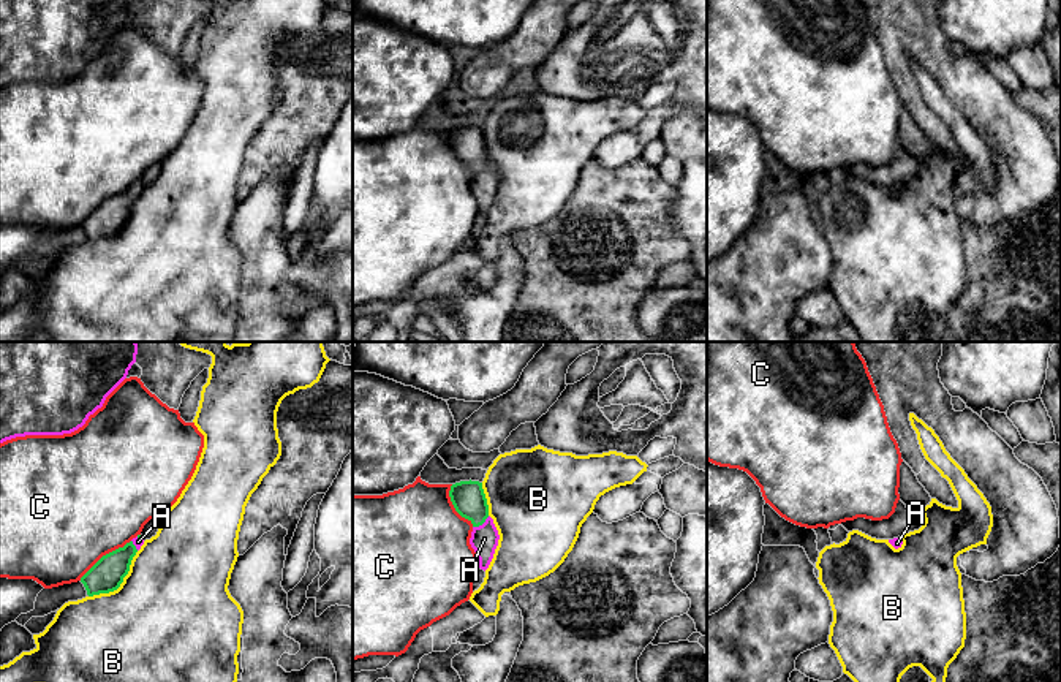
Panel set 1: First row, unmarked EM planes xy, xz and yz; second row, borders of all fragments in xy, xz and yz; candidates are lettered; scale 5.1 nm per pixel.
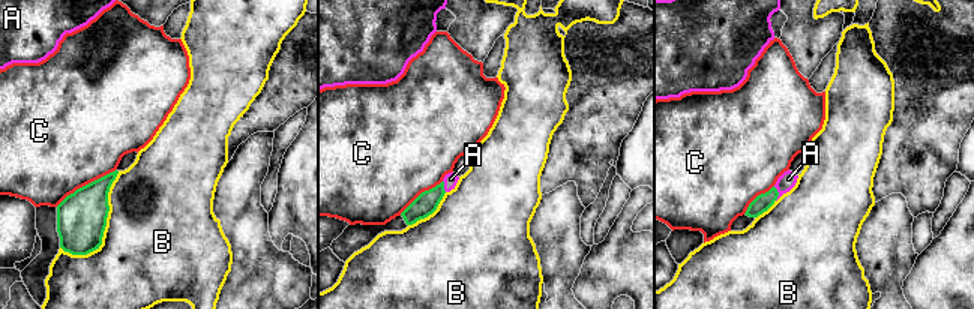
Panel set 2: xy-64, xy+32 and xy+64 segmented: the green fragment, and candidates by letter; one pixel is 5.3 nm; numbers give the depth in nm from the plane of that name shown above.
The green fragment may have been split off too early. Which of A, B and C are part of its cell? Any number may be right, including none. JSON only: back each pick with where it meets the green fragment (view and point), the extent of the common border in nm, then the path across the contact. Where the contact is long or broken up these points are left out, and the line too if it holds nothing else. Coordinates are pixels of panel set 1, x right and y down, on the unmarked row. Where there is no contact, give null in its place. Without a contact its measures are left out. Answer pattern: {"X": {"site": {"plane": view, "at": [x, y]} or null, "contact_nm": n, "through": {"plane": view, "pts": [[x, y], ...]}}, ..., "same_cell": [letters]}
{"A": {"site": {"plane": "xz", "at": [481, 170]}, "contact_nm": 110, "through": {"plane": "xz", "pts": [[468, 144], [481, 170], [484, 184]]}}, "same_cell": ["A"]}

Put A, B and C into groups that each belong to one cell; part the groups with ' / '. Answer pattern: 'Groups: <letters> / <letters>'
Groups: A / B / C

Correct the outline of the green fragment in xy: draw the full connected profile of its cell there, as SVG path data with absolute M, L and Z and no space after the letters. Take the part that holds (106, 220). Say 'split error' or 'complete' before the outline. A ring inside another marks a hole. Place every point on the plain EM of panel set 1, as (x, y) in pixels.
split error; M138 180L123 193L103 201L82 223L87 241L109 239L120 233L130 217L136 198L144 190L142 180Z

